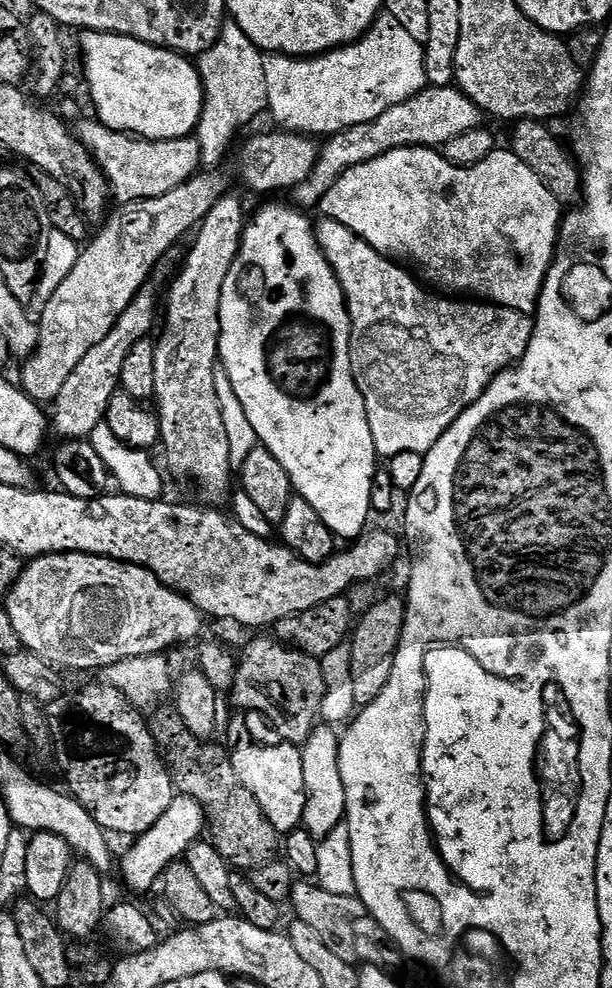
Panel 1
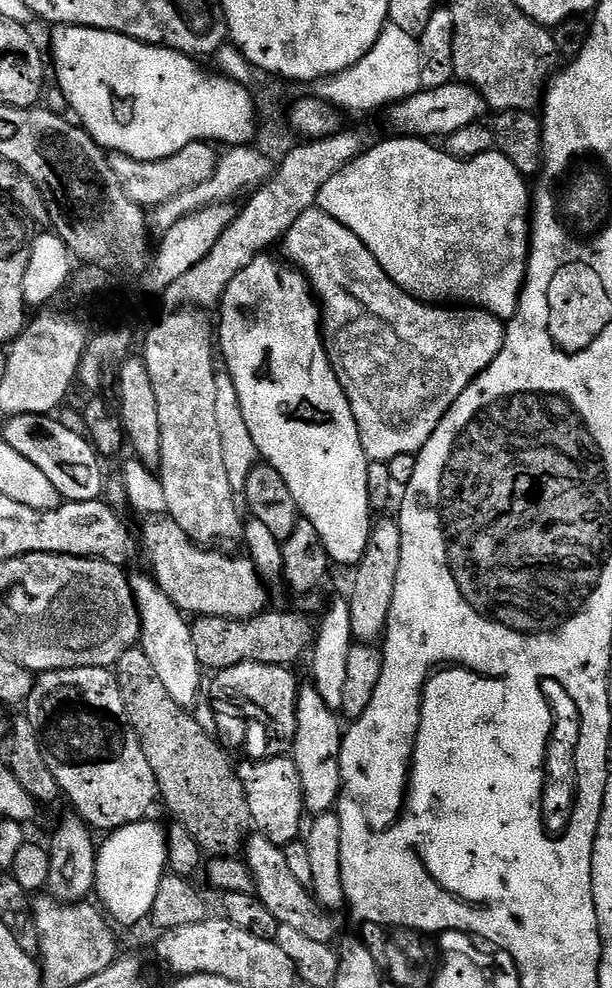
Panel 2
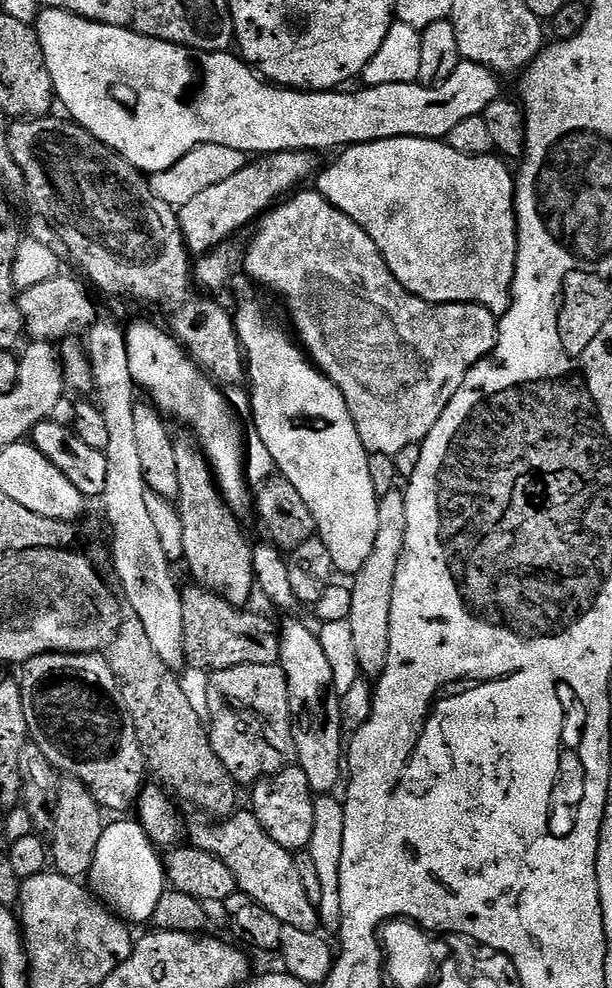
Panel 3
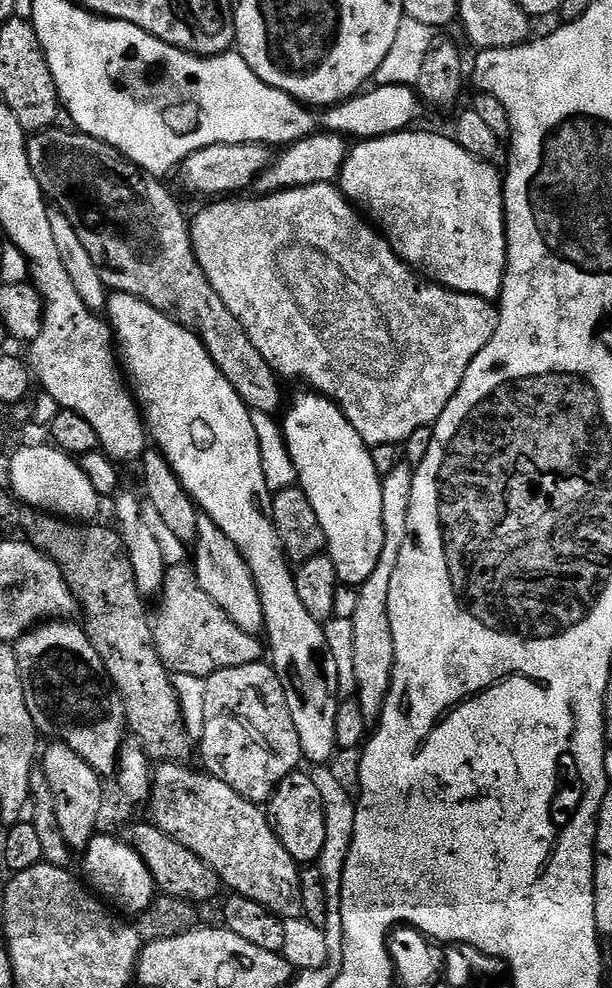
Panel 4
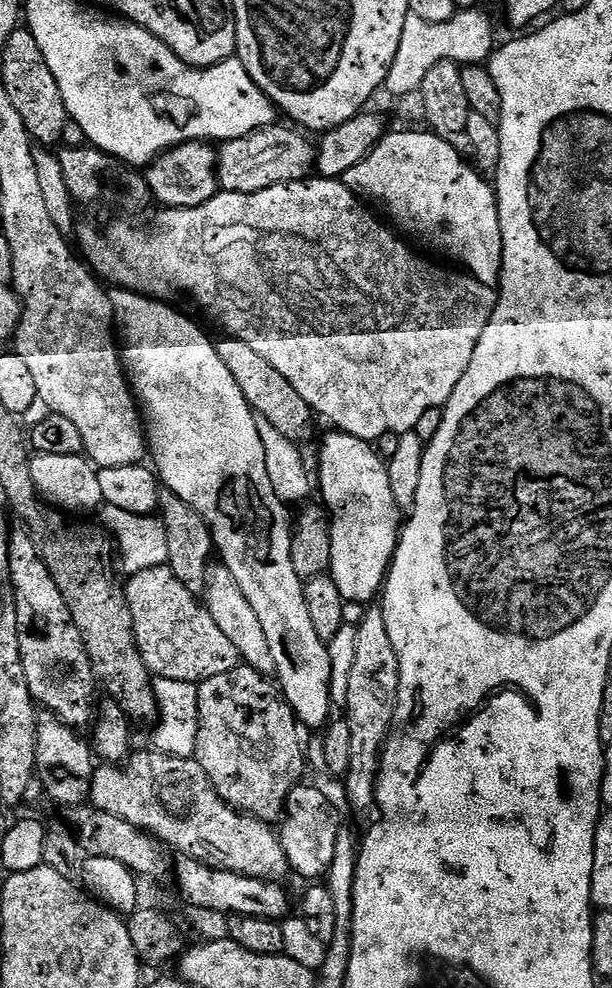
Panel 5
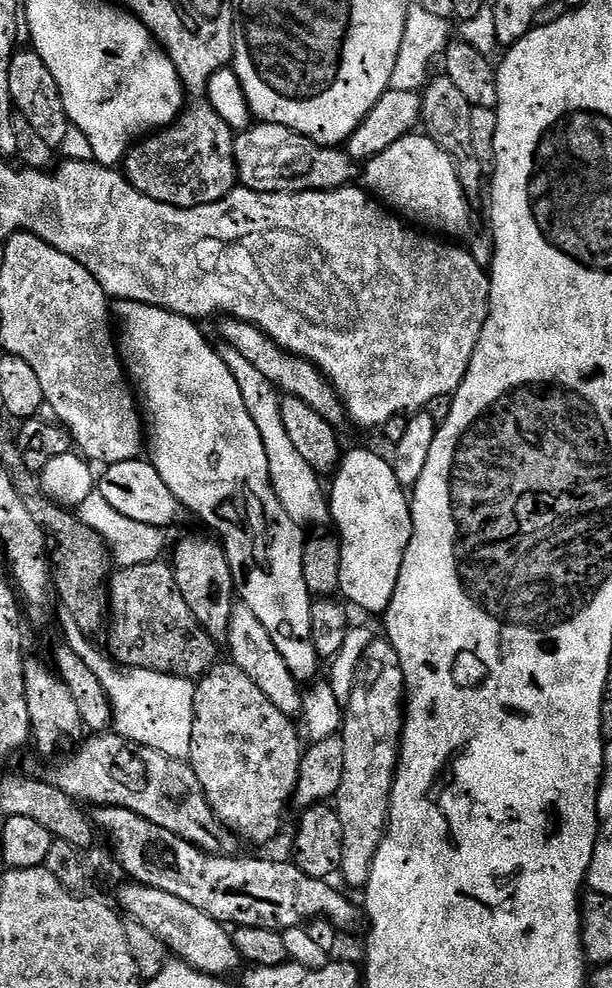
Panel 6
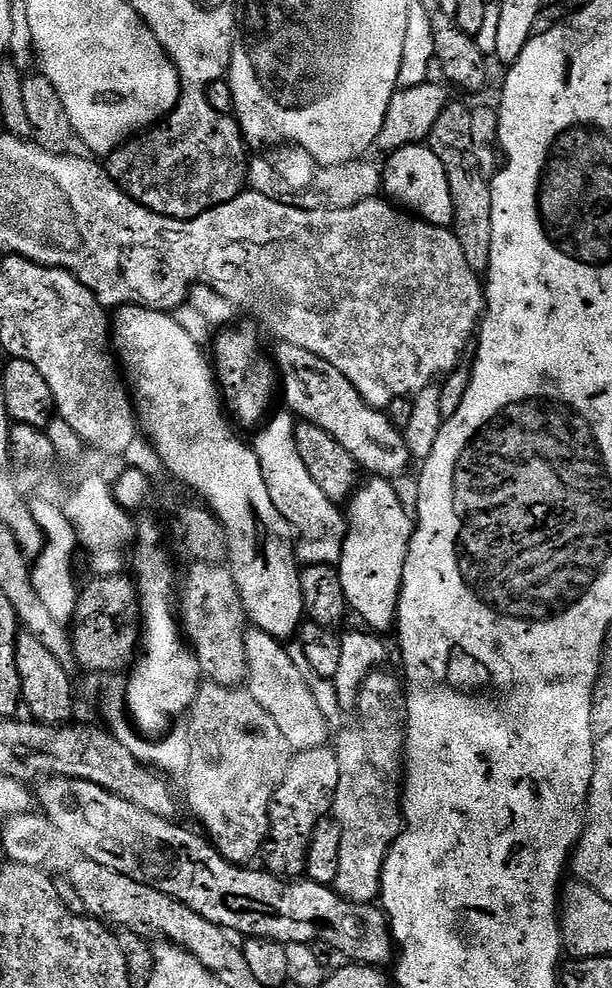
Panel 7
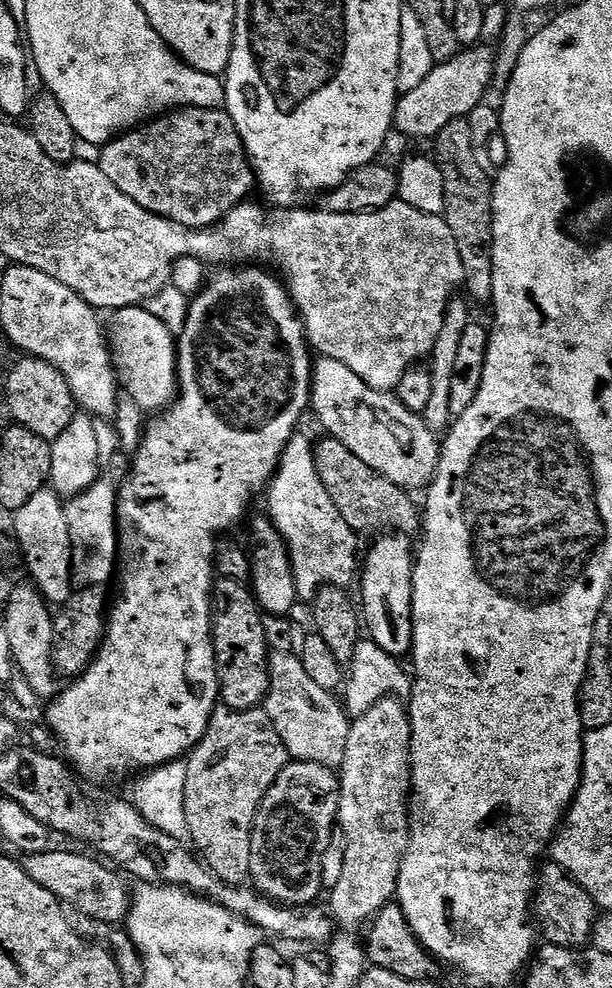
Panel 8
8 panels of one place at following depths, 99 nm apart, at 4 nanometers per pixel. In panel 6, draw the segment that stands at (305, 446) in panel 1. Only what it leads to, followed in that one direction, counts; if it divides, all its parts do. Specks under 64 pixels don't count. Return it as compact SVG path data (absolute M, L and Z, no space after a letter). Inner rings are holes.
M356 448L341 459L334 479L332 492L330 488L330 520L336 523L342 554L340 592L353 609L383 614L394 598L404 552L412 537L409 493L400 487L389 461L364 448Z

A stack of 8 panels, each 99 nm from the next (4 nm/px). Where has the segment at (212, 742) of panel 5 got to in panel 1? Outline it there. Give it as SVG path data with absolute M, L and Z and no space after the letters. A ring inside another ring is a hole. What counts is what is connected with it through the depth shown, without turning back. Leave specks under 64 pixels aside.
M268 634L253 635L256 637L245 646L244 653L239 653L236 683L230 695L252 712L268 712L269 718L280 728L293 724L296 727L295 743L302 746L318 727L320 707L324 701L324 675L320 660L280 643L271 635L264 635Z

